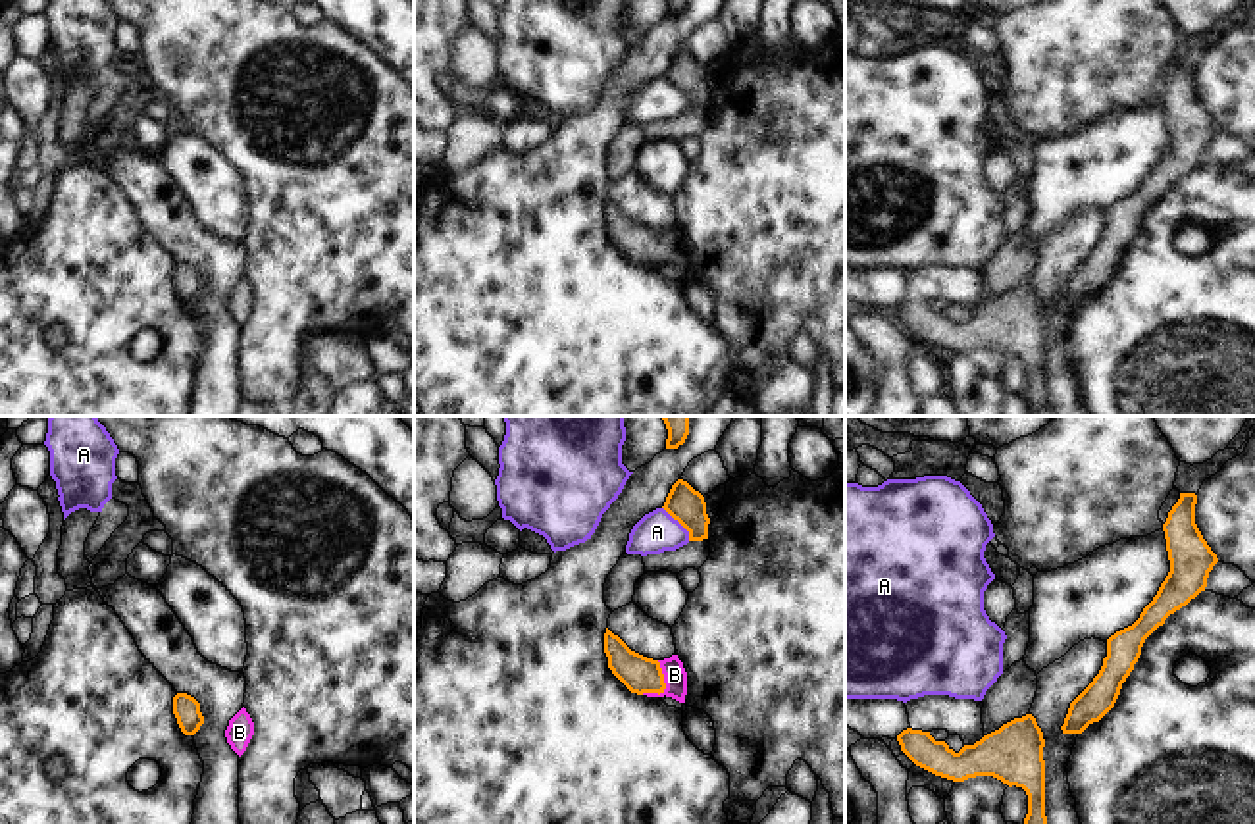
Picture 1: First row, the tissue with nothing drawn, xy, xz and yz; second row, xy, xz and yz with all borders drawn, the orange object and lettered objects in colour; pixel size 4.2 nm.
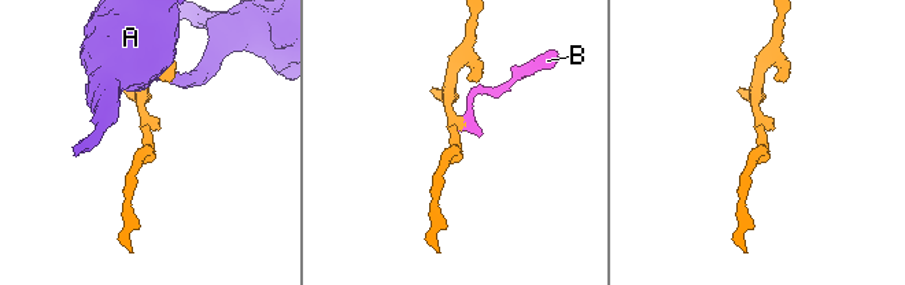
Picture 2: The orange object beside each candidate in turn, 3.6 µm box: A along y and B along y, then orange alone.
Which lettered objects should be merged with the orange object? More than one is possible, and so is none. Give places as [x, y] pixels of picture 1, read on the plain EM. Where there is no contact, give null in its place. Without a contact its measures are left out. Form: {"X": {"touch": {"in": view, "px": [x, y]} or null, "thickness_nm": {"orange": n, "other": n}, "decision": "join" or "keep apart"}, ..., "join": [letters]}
{"A": {"touch": {"in": "xz", "px": [680, 91]}, "thickness_nm": {"orange": 150, "other": 170}, "decision": "keep apart"}, "B": {"touch": {"in": "xz", "px": [665, 255]}, "thickness_nm": {"orange": 160, "other": 100}, "decision": "join"}, "join": ["B"]}

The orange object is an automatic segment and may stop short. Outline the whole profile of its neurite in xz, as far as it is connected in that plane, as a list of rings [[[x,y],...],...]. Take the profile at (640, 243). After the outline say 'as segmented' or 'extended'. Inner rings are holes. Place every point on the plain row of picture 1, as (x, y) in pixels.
[[[608,196],[604,202],[604,221],[612,243],[637,264],[647,266],[672,266],[685,271],[687,241],[678,223],[664,229],[647,227],[631,219]]] | extended

